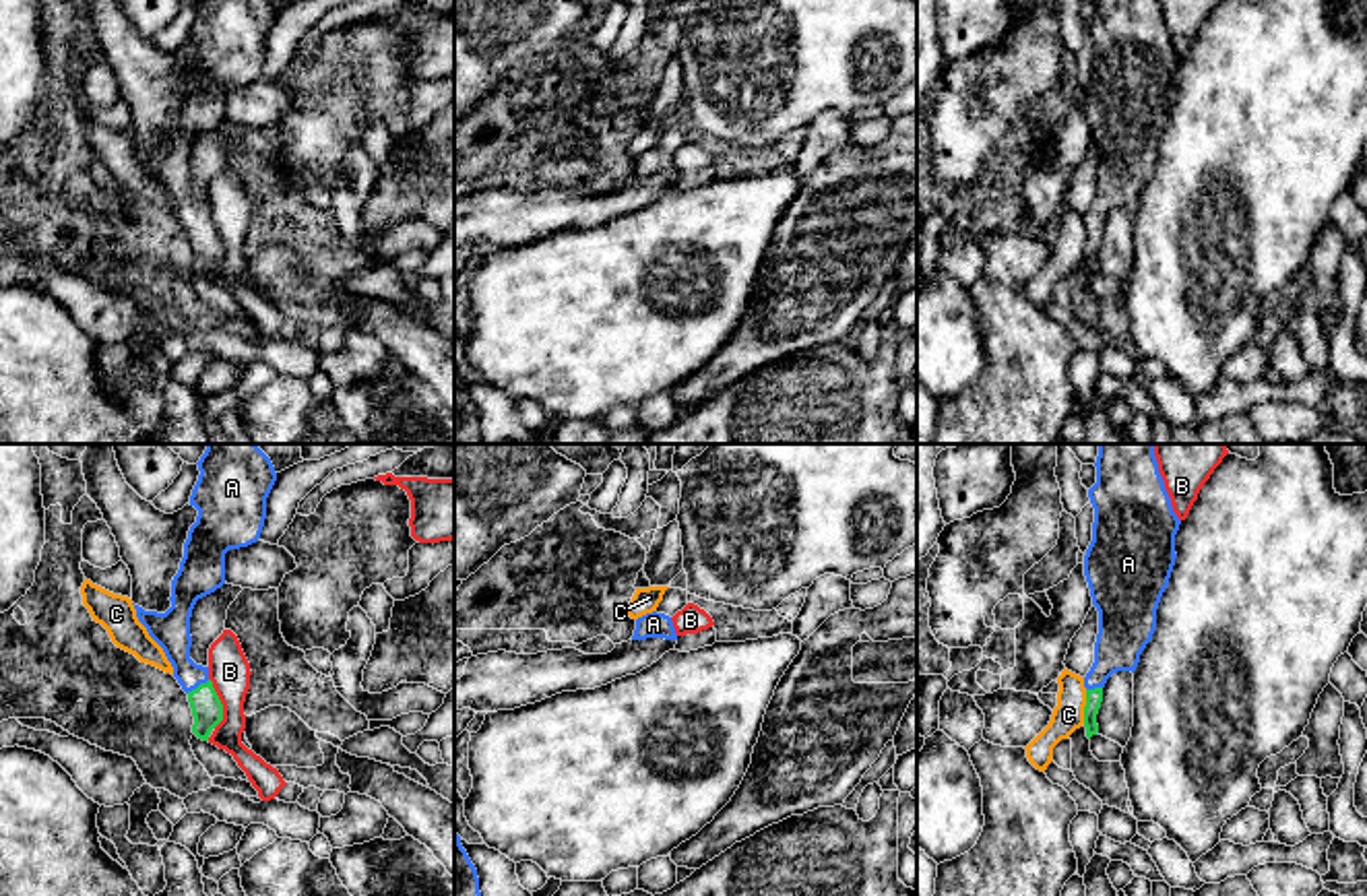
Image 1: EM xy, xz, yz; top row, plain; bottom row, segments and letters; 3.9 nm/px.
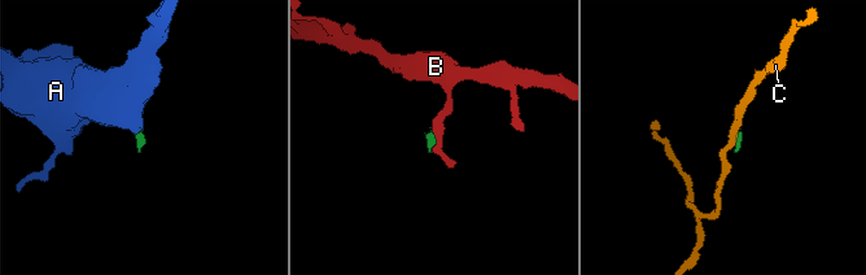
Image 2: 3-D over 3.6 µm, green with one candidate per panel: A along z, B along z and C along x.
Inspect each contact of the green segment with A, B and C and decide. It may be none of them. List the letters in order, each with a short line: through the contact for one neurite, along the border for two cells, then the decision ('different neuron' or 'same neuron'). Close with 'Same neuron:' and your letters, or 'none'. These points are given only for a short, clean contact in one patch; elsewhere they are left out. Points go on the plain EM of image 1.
A: xy (207, 246), (199, 224), (184, 207), (170, 168) | same neuron
B: xy (209, 215), (221, 242), (221, 259), (215, 265) | different neuron
C: yz (1087, 228), (1083, 261) | different neuron
Same neuron: A

